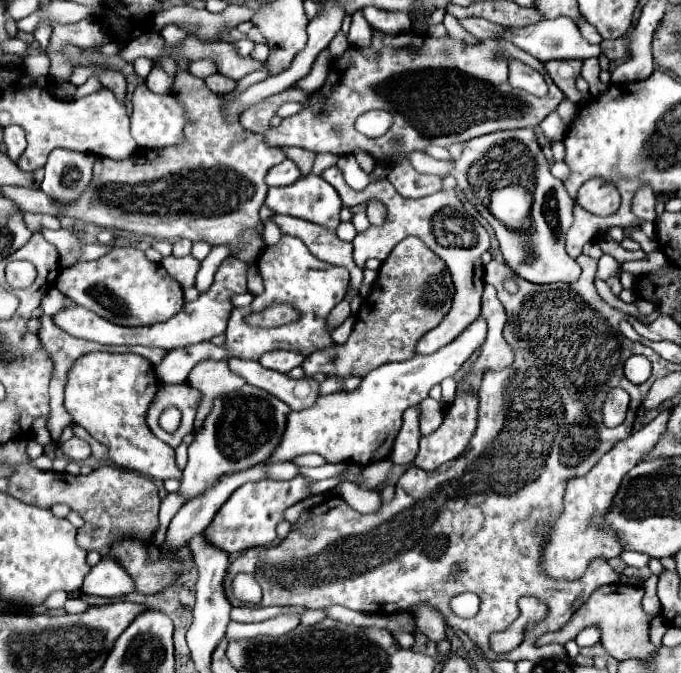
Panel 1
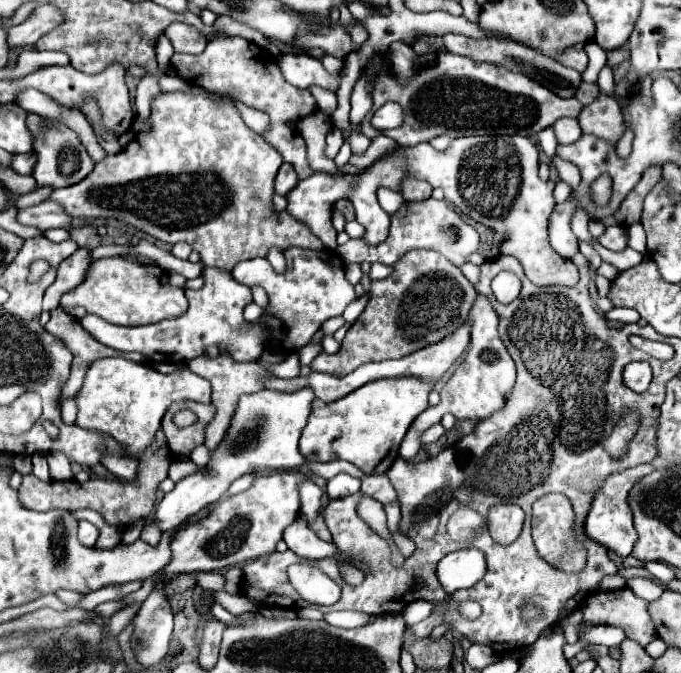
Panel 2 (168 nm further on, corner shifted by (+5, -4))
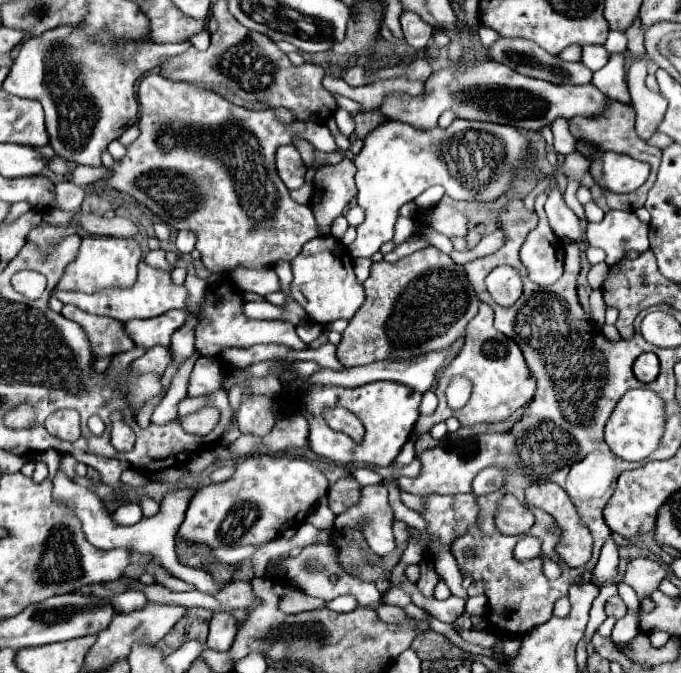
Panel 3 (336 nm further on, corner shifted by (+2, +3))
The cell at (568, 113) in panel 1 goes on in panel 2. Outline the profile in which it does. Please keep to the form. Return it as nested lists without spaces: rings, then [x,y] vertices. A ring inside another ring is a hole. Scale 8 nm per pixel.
[[[562,117],[558,119],[553,125],[554,133],[556,139],[558,139],[558,144],[568,145],[576,142],[582,135],[580,131],[580,123],[578,119],[574,117]],[[558,125],[558,127],[556,127]],[[558,129],[558,131],[556,131]]]

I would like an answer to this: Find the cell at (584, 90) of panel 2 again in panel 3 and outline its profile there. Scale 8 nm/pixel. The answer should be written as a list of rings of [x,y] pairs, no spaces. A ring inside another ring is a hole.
[[[613,54],[601,70],[593,74],[593,84],[609,98],[629,104],[629,90],[625,82],[625,54]]]

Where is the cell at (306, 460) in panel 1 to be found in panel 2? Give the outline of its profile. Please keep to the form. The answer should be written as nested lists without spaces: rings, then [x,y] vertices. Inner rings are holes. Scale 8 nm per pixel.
[[[334,460],[328,463],[307,462],[307,467],[315,476],[320,476],[327,480],[343,472],[347,472],[358,479],[362,479],[365,476],[356,466],[343,460]]]

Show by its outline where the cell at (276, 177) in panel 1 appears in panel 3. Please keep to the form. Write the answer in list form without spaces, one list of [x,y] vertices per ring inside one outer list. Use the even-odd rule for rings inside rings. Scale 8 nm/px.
[[[279,146],[275,152],[275,164],[281,180],[289,190],[297,190],[303,186],[307,166],[303,164],[295,146]]]

